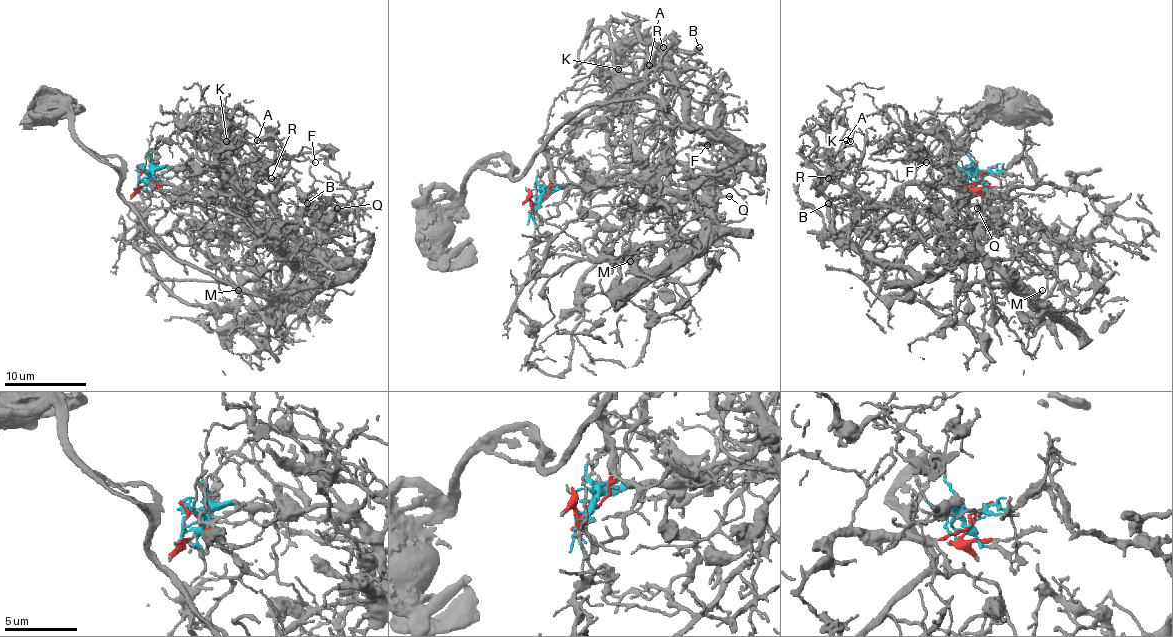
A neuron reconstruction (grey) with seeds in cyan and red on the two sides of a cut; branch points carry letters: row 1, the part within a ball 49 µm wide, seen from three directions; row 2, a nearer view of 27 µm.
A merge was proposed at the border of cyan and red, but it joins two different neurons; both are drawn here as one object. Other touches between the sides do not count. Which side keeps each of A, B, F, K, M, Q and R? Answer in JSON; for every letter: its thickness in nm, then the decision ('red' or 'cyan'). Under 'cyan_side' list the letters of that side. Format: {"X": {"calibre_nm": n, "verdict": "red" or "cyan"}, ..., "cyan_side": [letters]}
{"A": {"calibre_nm": 160, "verdict": "red"}, "B": {"calibre_nm": 240, "verdict": "red"}, "F": {"calibre_nm": 120, "verdict": "cyan"}, "K": {"calibre_nm": 130, "verdict": "red"}, "M": {"calibre_nm": 180, "verdict": "cyan"}, "Q": {"calibre_nm": 150, "verdict": "cyan"}, "R": {"calibre_nm": 130, "verdict": "red"}, "cyan_side": ["F", "M", "Q"]}

